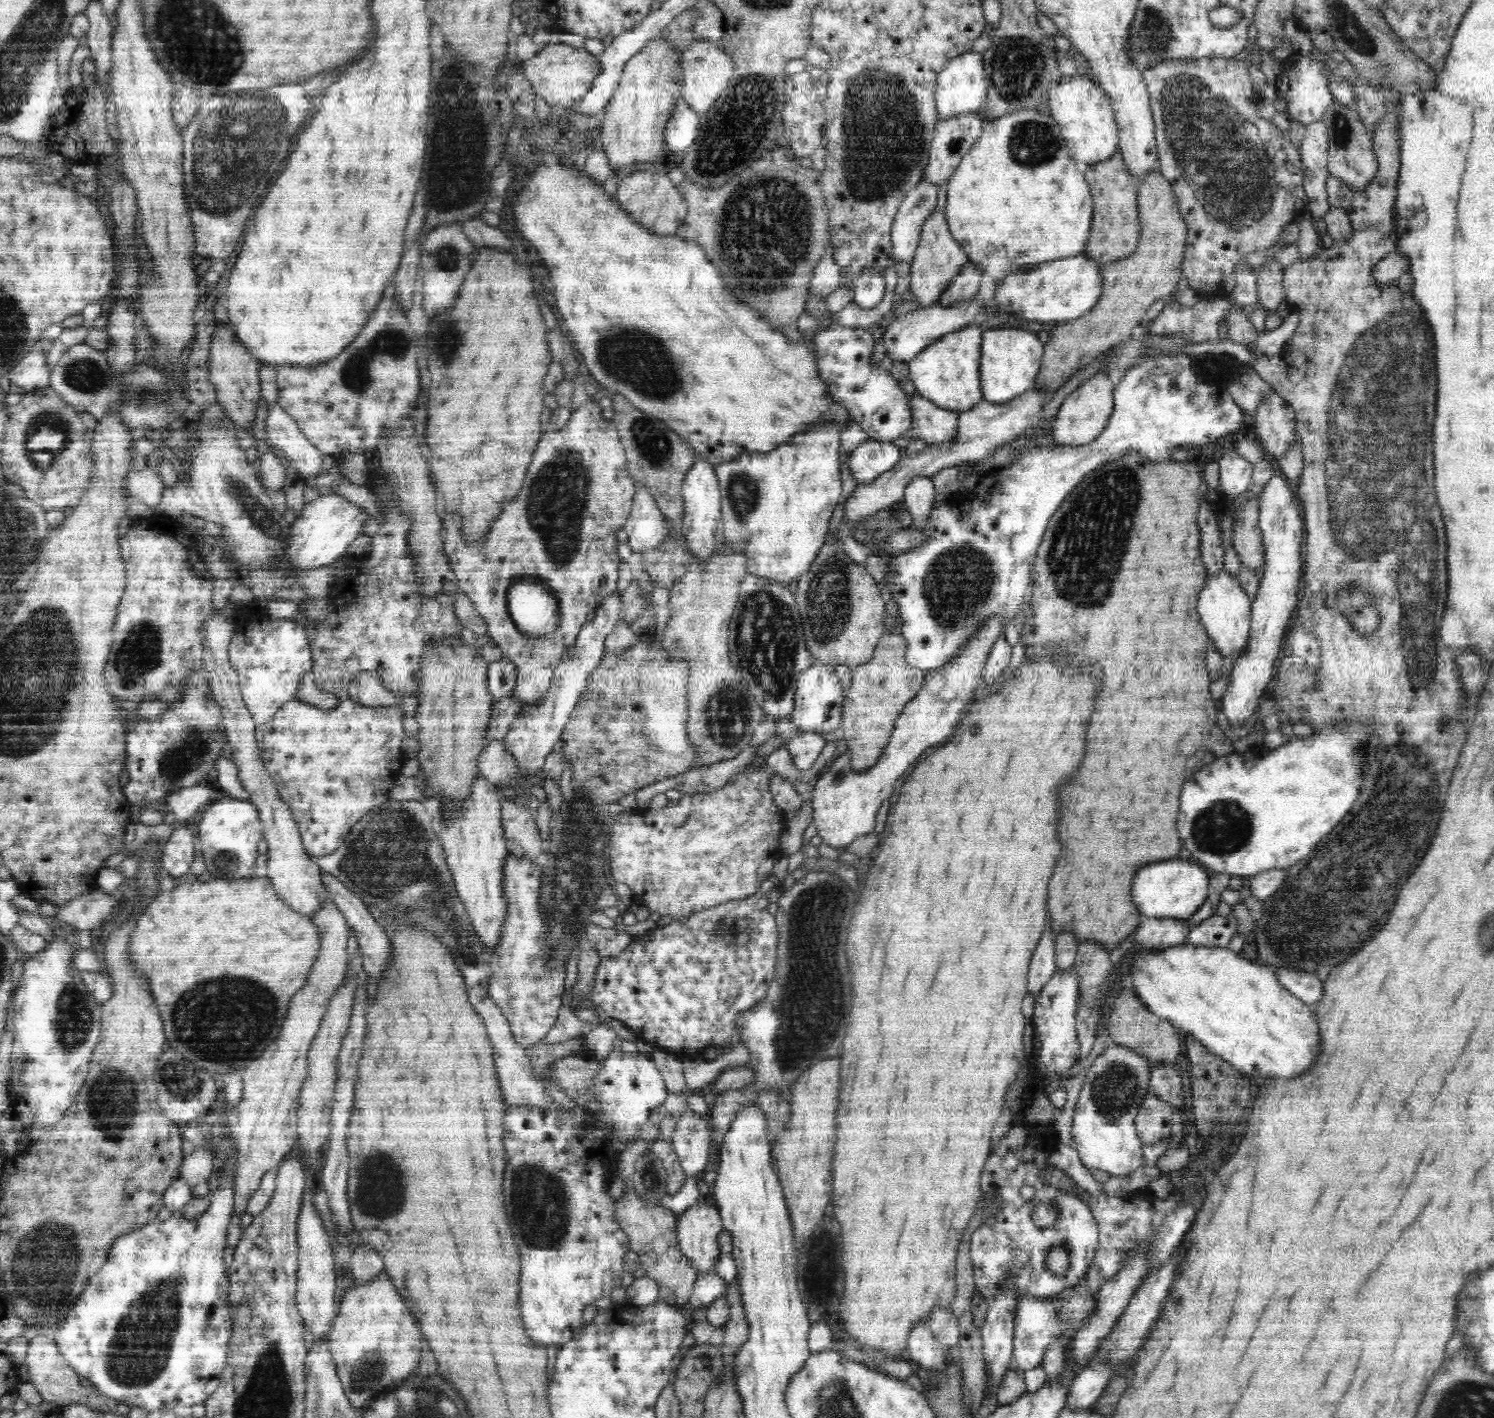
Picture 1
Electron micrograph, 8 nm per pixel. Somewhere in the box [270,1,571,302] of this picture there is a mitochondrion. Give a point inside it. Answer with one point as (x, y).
(443, 200)

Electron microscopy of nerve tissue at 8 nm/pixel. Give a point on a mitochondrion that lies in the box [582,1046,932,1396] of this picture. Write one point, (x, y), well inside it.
(650, 1178)

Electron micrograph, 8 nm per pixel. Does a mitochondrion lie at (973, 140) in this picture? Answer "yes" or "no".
no

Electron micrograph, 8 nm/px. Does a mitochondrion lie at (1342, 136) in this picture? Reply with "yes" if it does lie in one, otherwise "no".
yes

